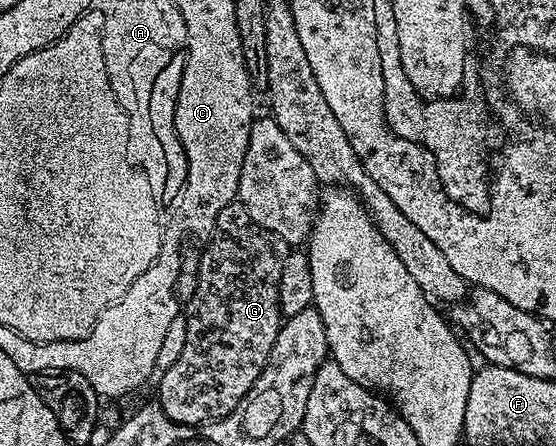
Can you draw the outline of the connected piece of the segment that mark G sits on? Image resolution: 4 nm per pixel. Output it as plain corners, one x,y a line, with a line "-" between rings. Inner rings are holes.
236,202
217,214
215,230
206,244
207,249
199,260
199,285
191,301
185,304
187,329
183,332
183,349
159,380
157,403
163,407
163,413
178,424
207,424
234,412
265,370
285,319
279,302
279,283
289,246
280,236
257,226
243,205

